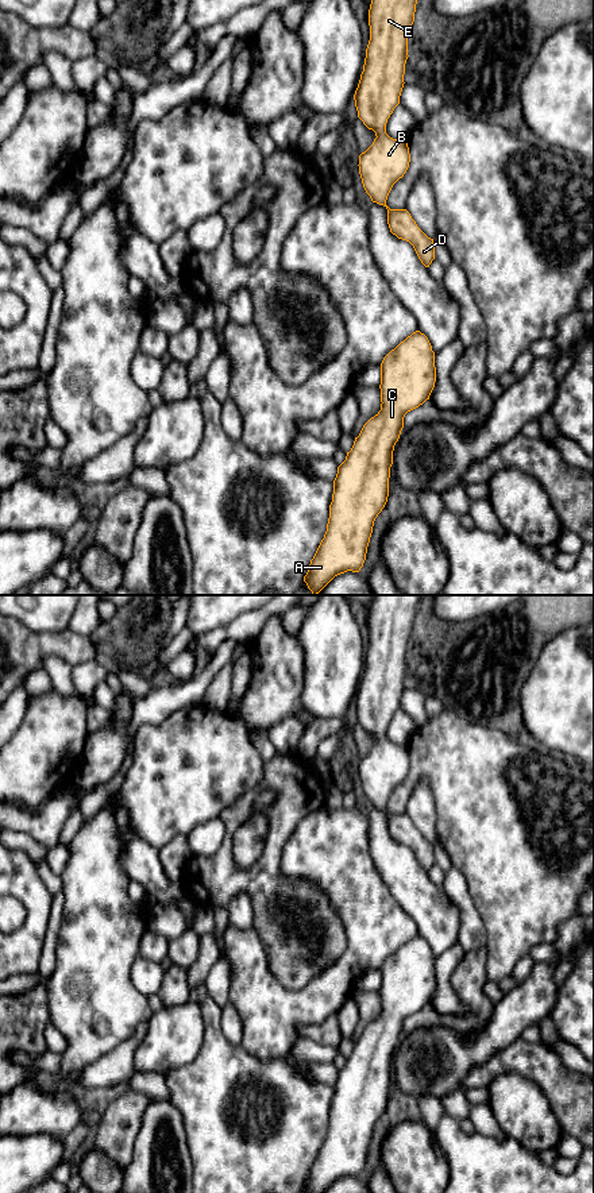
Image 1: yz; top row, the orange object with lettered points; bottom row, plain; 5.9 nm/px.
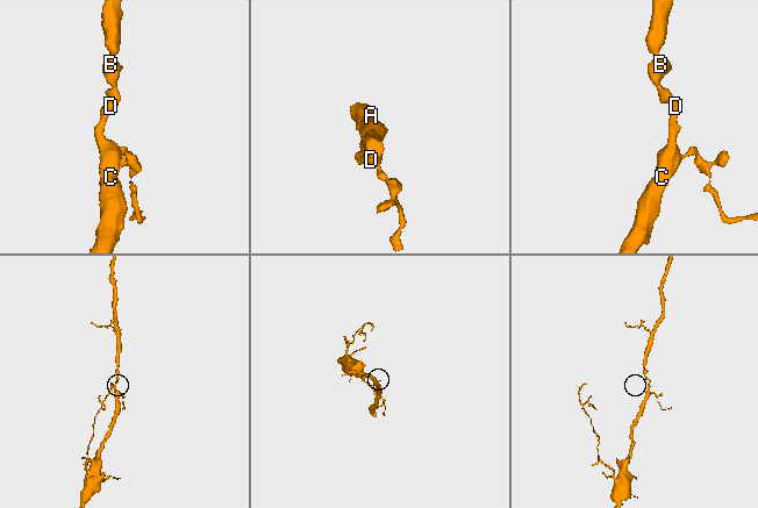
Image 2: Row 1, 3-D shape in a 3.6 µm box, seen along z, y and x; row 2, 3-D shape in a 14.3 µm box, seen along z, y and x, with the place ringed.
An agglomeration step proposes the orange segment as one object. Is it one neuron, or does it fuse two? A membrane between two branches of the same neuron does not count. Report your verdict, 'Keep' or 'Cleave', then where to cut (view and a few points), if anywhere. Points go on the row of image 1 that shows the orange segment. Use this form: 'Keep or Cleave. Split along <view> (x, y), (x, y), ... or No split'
Keep. No split

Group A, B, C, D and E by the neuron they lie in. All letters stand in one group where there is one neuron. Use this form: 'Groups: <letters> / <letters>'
Groups: A B C D E

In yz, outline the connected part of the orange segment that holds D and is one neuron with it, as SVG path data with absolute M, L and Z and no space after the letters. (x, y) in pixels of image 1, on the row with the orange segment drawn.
M371 0L370 40L363 72L354 94L358 117L375 132L373 144L359 155L359 174L373 202L387 209L390 232L409 242L418 259L429 267L435 259L433 239L428 238L406 209L386 205L393 185L409 167L406 142L386 134L386 123L400 104L404 88L408 38L414 22L417 0Z

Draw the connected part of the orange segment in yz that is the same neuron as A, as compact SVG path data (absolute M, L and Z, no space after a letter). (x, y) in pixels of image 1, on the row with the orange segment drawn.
M420 331L413 332L383 358L381 410L363 425L346 460L338 467L327 532L304 576L313 595L335 576L347 571L359 572L363 567L374 521L387 502L393 451L404 428L404 417L429 399L435 382L435 352L428 337Z

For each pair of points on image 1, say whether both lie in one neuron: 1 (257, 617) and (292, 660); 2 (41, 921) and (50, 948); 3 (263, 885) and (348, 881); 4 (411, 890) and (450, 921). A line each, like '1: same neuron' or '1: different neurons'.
1: different neurons
2: different neurons
3: different neurons
4: same neuron

